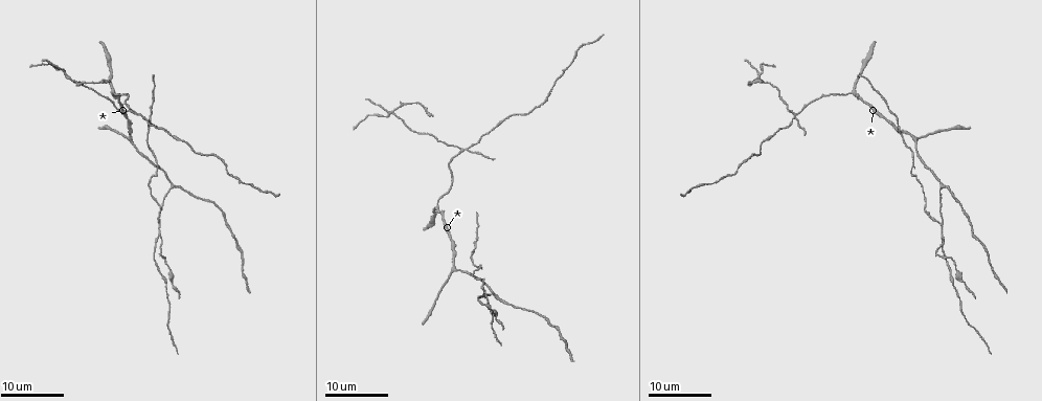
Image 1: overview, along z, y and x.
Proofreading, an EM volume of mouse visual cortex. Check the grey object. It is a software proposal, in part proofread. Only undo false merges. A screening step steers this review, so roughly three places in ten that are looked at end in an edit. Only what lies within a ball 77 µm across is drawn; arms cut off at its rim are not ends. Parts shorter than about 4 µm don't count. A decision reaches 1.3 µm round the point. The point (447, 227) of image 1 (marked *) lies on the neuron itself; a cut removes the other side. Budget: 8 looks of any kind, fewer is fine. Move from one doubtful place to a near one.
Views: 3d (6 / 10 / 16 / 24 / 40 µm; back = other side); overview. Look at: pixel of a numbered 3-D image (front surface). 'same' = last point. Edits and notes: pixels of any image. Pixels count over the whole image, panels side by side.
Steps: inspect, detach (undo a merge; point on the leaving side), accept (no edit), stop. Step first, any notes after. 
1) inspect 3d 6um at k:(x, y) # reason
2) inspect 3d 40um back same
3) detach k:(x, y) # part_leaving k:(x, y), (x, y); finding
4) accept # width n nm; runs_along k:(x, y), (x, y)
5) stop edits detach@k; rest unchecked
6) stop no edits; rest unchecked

inspect 3d 16um at 1:(915, 139) # three arms meet

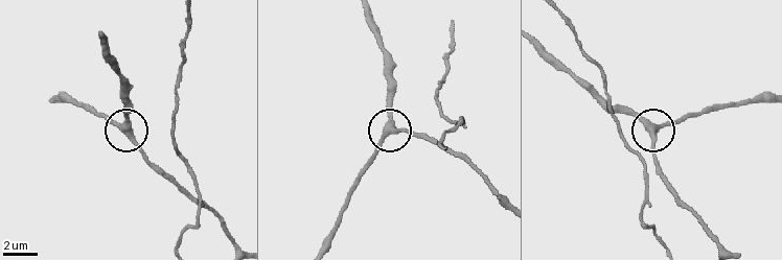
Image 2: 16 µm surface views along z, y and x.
inspect 3d 10um at 2:(654, 132) # zoom in

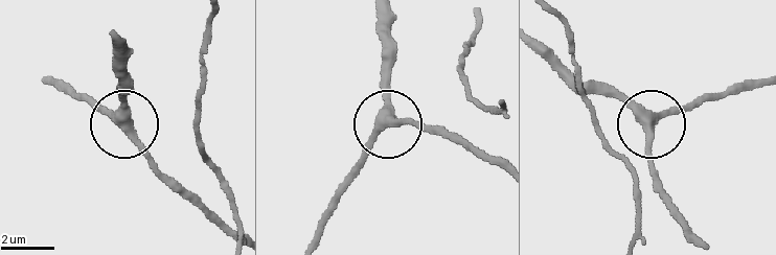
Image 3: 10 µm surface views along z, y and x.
inspect 3d 10um back at 3:(385, 123)

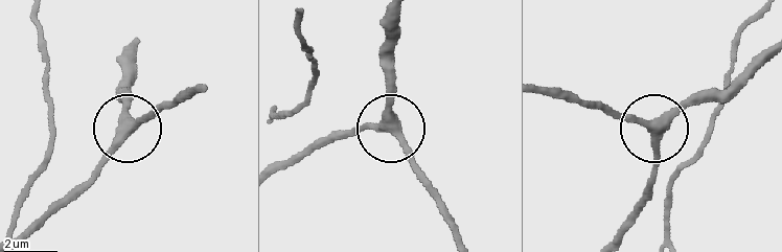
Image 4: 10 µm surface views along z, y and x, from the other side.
accept # runs_along 4:(137, 43), (128, 124), (166, 101); one neuron here

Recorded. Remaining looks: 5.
inspect 3d 24um at 1:(173, 187) # a fork

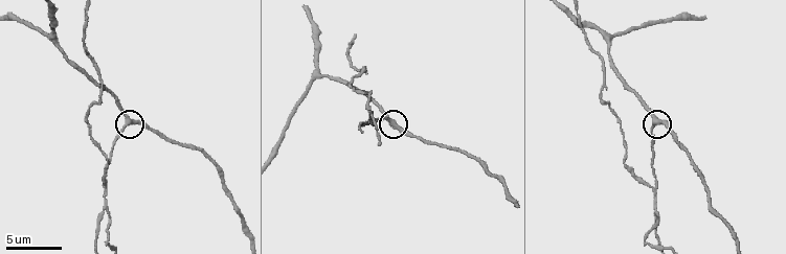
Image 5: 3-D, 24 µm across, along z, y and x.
inspect 3d 6um at 5:(130, 124)

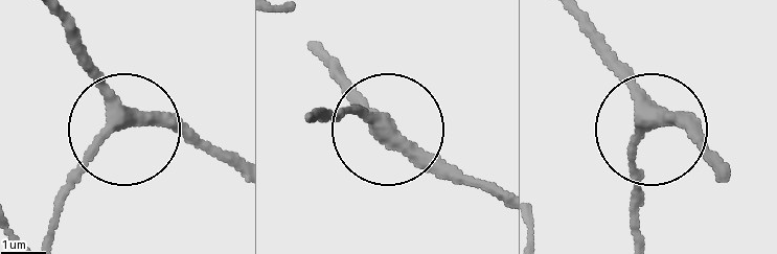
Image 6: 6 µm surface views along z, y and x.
accept # runs_along 6:(51, 16), (127, 124), (183, 128), (224, 151); one neuron here

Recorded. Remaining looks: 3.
inspect 3d 10um at 5:(656, 188) # arms part here

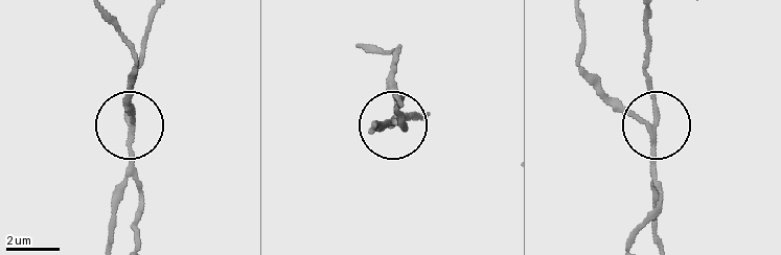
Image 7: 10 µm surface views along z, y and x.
detach 7:(139, 192) # side_arm 26 um; arms 3; a second neuron is stuck on

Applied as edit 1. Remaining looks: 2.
stop edits detach@7; rest unchecked

